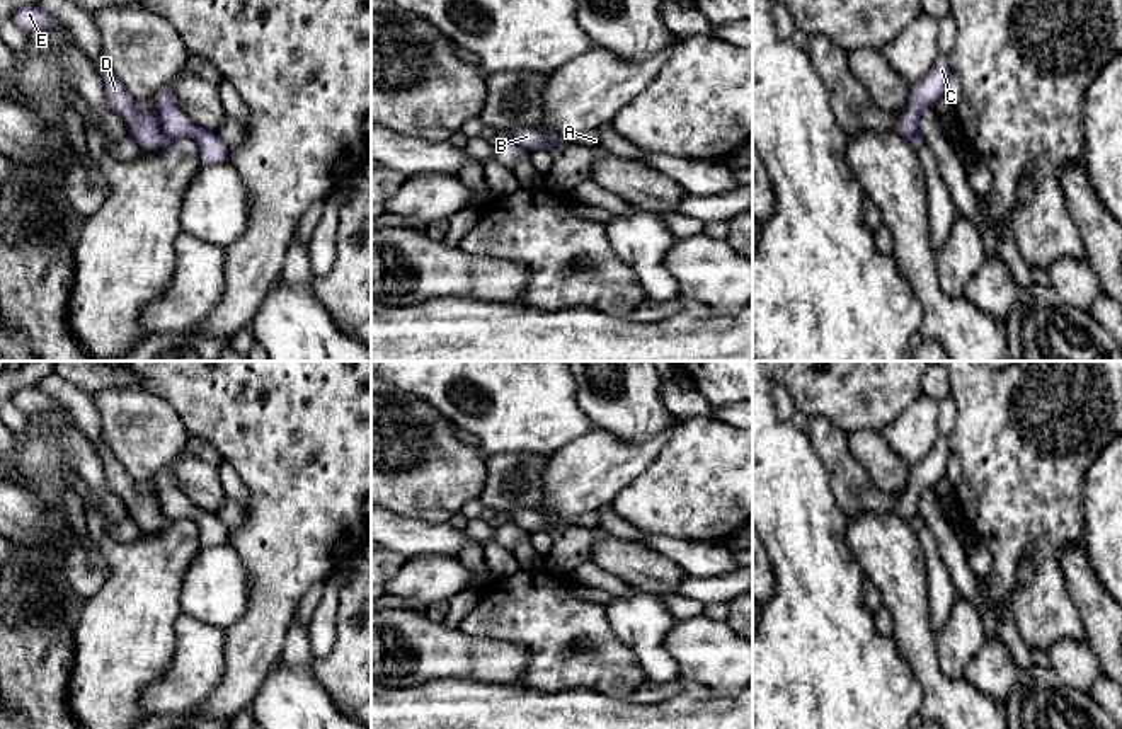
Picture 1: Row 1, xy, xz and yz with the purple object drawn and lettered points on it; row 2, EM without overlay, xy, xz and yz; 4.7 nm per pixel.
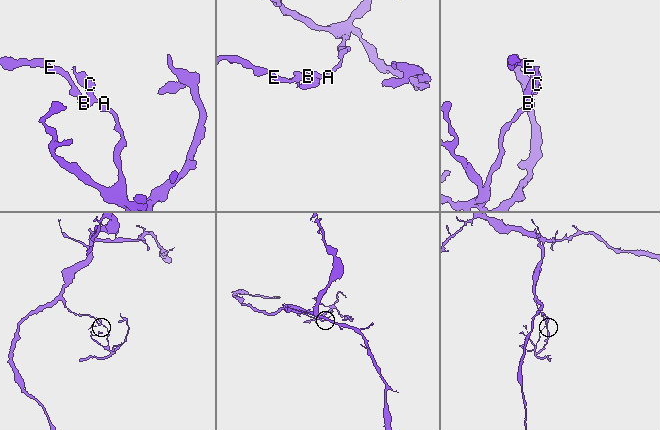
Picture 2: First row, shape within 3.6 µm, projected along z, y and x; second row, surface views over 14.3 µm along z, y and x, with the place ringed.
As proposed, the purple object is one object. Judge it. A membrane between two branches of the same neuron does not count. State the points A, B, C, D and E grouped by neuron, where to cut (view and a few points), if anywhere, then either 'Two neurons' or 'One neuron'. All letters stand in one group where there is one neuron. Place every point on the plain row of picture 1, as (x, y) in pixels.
Groups: A C / B D E. Split along xy (155, 498), (160, 511), (171, 522). Two neurons

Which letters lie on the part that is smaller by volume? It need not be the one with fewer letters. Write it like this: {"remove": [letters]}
{"remove": ["A", "C"]}

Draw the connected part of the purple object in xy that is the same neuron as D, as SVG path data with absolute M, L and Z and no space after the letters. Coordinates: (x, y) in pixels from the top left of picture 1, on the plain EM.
M106 441L97 446L97 453L106 468L107 489L124 502L128 516L146 533L169 528L172 521L162 513L158 499L138 491L138 484L114 456Z

